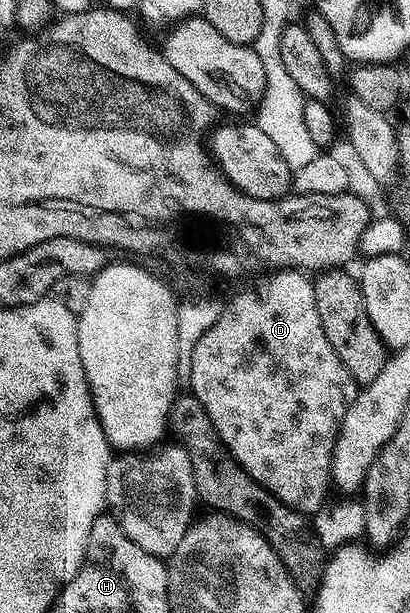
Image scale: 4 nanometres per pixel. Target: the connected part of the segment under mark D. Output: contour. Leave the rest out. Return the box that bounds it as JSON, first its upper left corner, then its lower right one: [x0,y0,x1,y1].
[189,269,357,515]

